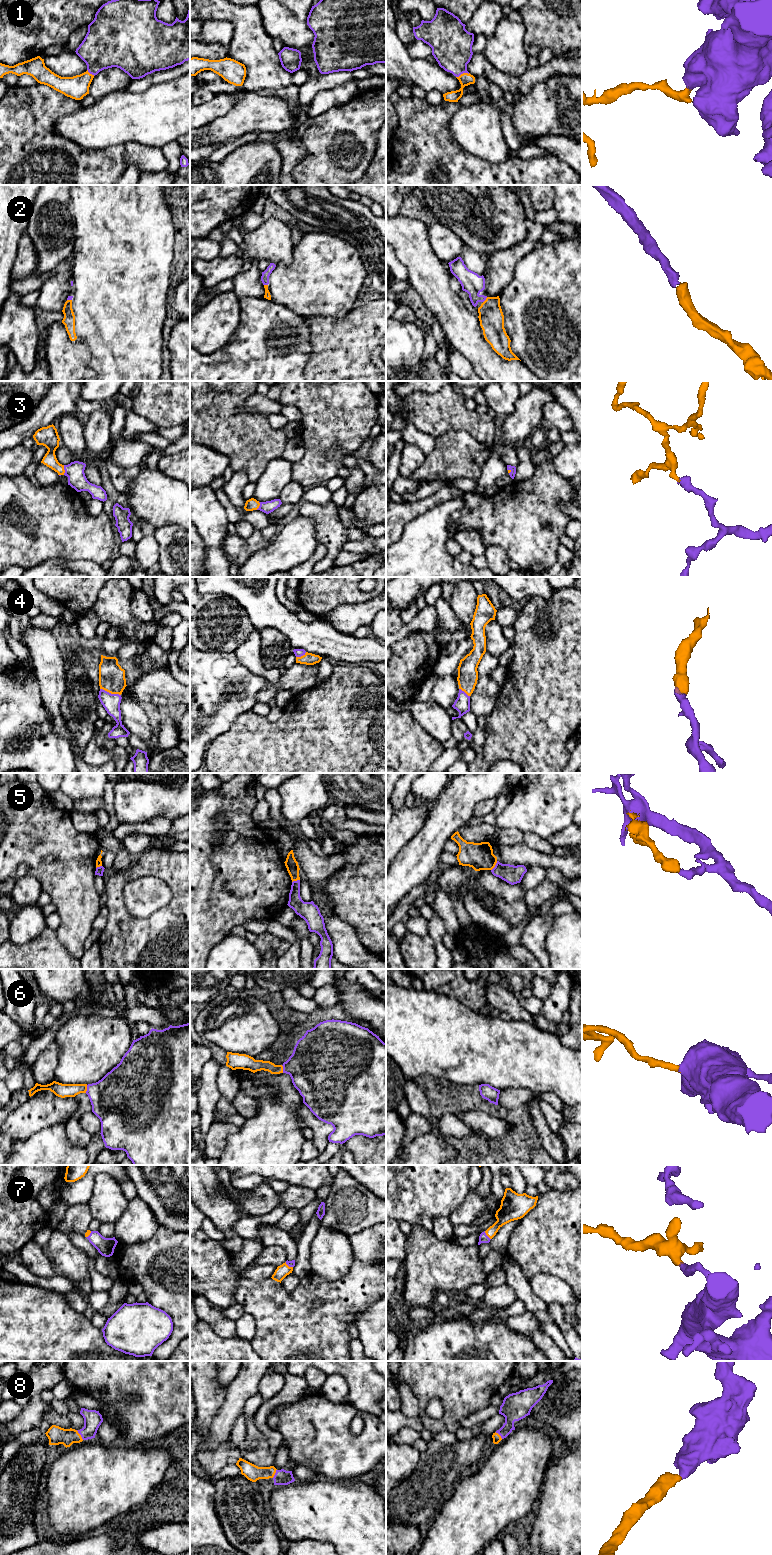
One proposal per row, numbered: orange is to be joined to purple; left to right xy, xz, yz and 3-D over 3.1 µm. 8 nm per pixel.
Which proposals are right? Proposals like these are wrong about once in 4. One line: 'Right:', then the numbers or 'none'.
Right: 1, 2, 3, 4, 6, 7, 8

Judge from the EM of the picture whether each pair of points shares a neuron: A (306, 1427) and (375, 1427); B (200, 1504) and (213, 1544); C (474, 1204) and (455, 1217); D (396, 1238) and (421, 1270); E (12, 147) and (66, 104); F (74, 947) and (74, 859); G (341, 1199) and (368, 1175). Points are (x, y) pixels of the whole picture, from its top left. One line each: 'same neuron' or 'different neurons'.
A: same neuron
B: same neuron
C: same neuron
D: different neurons
E: same neuron
F: same neuron
G: different neurons

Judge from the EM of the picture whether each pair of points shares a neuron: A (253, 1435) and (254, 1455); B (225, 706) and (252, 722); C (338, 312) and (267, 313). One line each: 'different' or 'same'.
A: same
B: different
C: different

